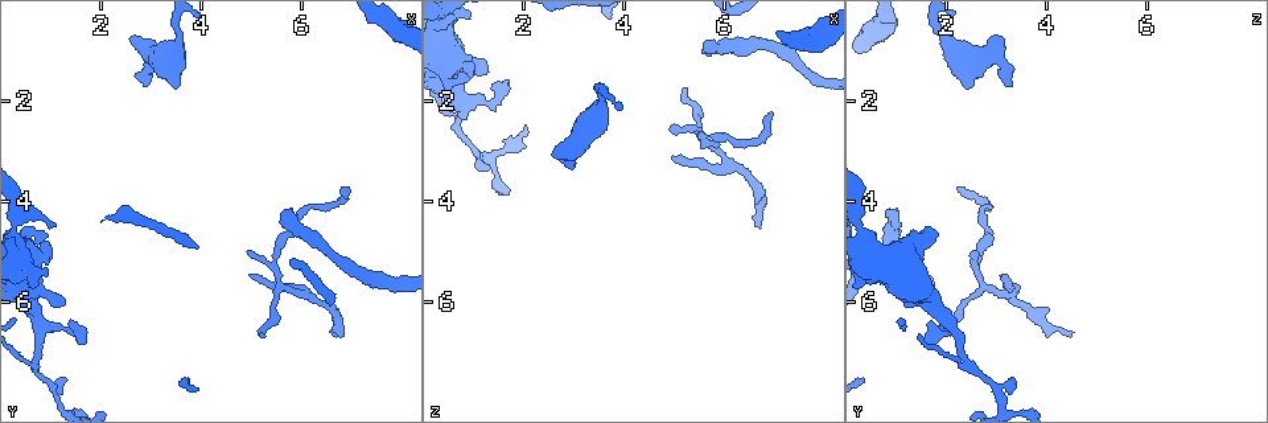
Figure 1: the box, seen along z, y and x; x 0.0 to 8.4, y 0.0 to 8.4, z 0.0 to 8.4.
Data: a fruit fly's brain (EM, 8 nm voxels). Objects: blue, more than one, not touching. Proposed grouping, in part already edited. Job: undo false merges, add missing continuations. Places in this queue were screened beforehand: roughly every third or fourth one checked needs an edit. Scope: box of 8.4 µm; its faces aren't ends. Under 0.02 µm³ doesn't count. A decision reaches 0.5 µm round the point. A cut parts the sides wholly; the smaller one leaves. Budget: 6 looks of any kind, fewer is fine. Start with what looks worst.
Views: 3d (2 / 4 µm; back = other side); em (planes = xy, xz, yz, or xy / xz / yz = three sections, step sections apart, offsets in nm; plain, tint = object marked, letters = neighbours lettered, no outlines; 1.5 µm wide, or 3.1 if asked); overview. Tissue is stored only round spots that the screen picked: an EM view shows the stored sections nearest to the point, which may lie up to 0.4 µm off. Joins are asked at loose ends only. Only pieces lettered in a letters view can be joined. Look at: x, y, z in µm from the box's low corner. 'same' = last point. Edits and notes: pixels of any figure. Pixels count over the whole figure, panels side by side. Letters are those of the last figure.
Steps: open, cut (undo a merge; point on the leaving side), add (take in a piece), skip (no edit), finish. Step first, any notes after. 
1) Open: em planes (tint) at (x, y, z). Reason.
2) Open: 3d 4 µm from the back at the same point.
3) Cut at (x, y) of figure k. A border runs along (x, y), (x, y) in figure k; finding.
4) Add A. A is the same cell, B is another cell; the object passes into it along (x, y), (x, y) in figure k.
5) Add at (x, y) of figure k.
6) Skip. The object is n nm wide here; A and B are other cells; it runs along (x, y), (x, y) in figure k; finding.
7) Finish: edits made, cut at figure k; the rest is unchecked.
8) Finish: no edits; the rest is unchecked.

Open: 3d 4 µm at (2.80, 1.65, 3.30). Branch stops here.

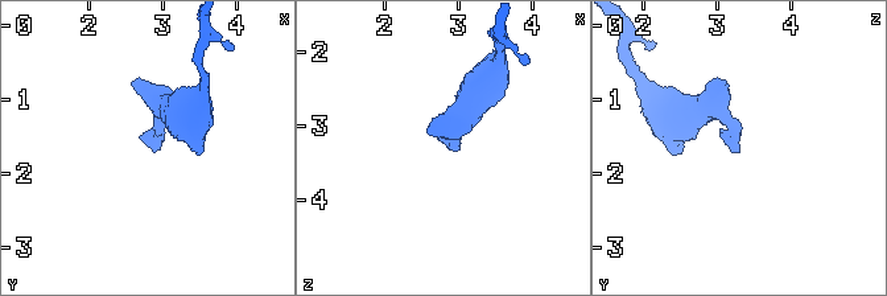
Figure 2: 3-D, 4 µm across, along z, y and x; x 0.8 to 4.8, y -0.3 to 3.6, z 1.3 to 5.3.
Open: em xz step 8 (letters) at (2.85, 1.65, 3.30). Shape alone is not enough.

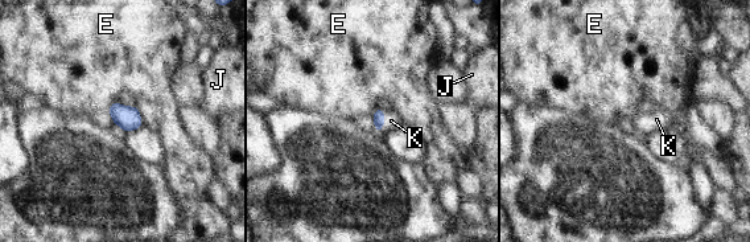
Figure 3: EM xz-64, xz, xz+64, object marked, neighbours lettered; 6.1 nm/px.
Open: em yz step 8 (letters) at the same point.

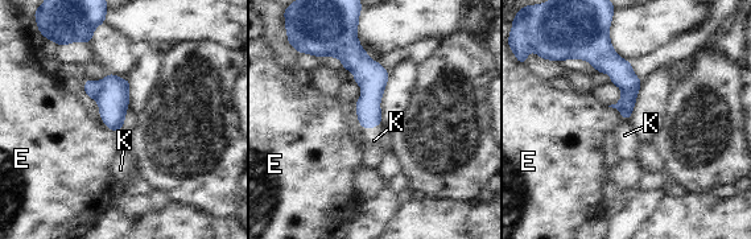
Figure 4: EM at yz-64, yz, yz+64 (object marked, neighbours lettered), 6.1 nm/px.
Add K. K is the same cell, E is another cell; the object passes into it along (368, 112), (370, 127), (374, 140) in figure 4; the cell continues.

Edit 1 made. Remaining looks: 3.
Open: 3d 2 µm at (0.70, 7.20, 2.35). Sharp bend.

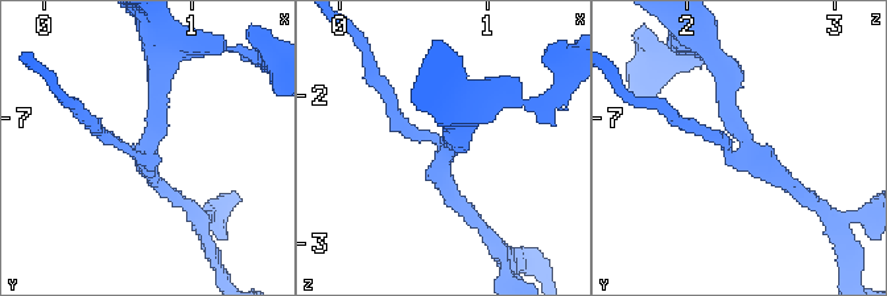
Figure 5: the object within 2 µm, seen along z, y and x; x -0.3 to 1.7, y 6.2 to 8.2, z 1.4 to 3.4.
Open: em xz step 4 (letters) at (0.68, 7.18, 2.36). 3 arms meet here.

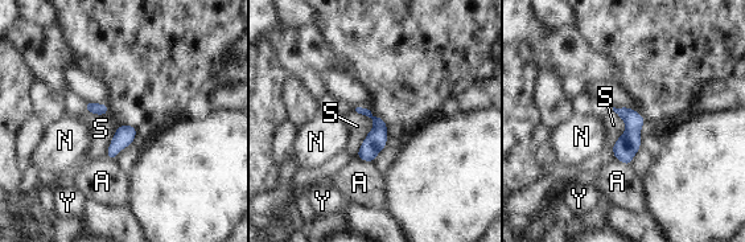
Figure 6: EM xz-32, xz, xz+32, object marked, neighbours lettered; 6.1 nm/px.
Open: em planes (letters) at the same point. Cut it another way.

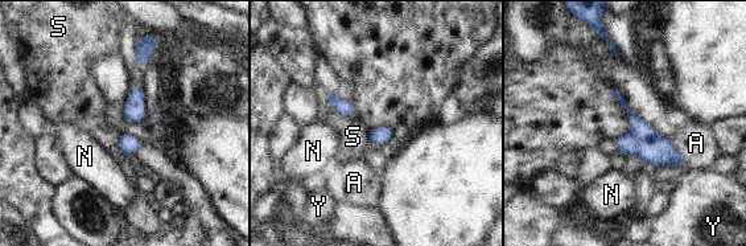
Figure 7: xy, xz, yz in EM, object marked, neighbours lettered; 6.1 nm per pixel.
Skip. A, N, S and Y are other cells; a border runs along (333, 110), (353, 118) in figure 7; continuous, no second cell.

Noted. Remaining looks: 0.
Finish: edits made, add at figure 4; the rest is unchecked.

